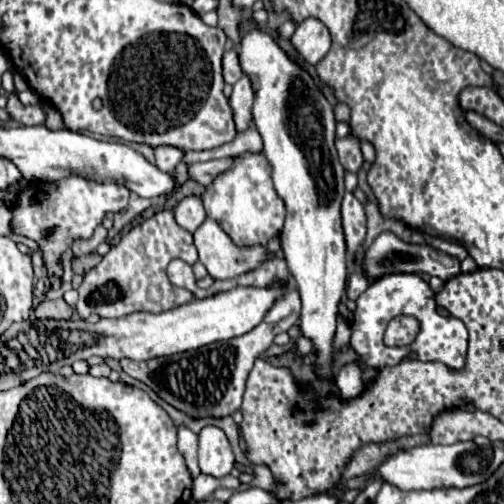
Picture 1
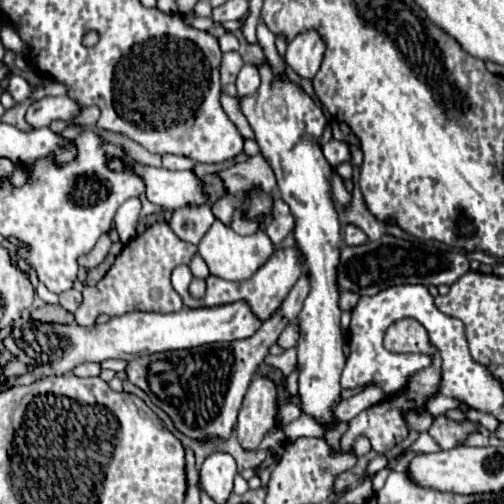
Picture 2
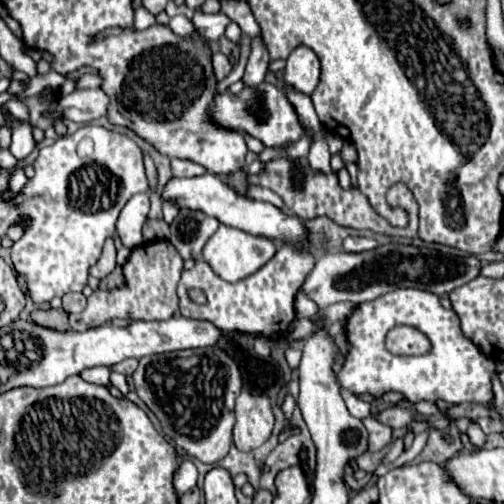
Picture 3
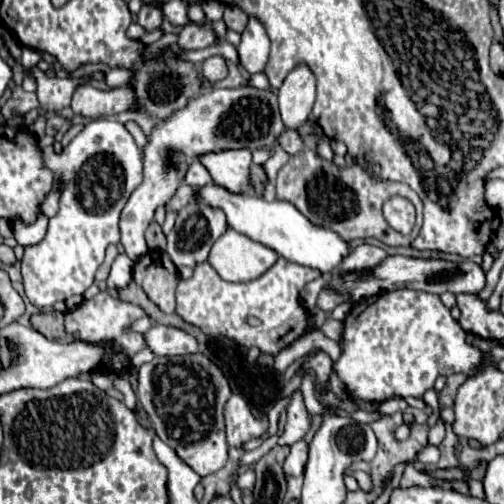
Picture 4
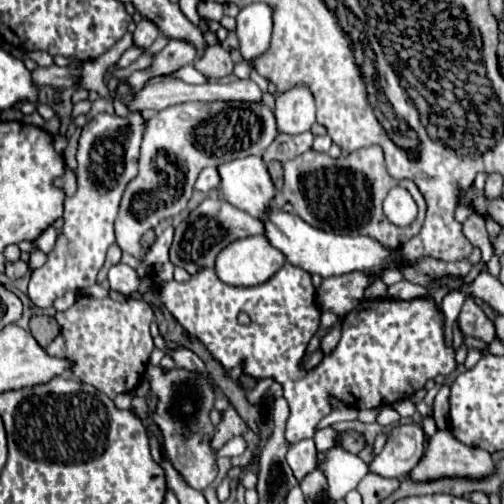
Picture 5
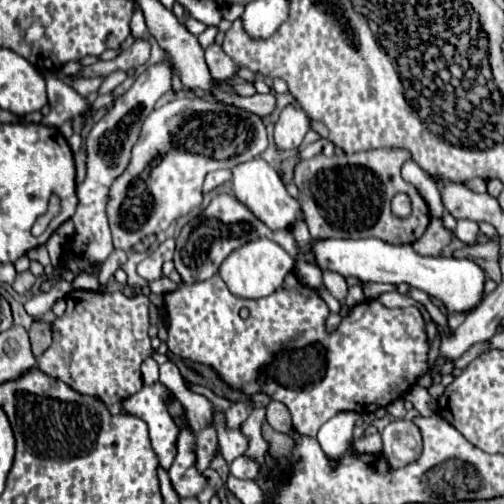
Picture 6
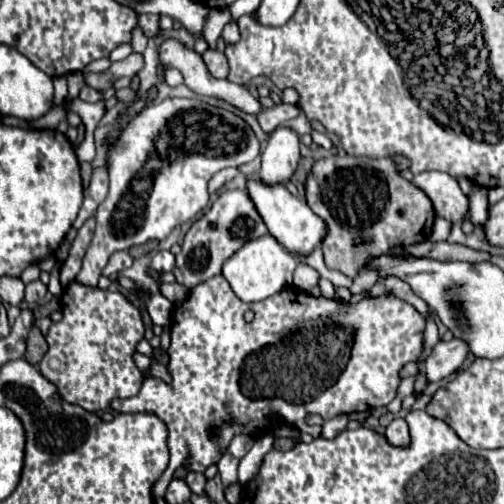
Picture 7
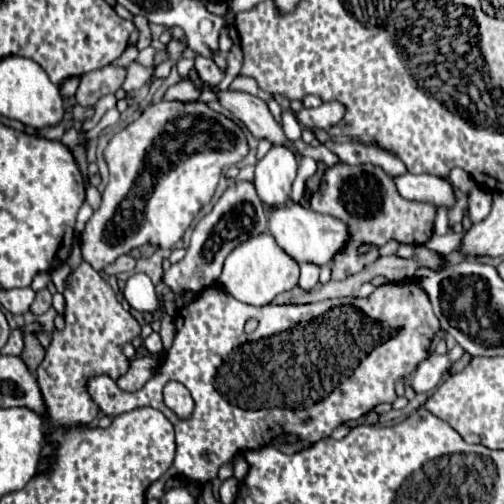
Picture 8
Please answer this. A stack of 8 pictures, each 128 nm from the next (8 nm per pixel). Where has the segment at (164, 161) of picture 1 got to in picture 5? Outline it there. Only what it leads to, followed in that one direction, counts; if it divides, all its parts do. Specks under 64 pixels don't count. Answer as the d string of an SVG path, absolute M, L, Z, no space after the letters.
M208 166L208 168L204 168L204 170L200 172L200 176L198 176L194 188L200 190L200 192L210 192L210 190L218 188L218 184L220 184L220 176L218 176L216 168Z

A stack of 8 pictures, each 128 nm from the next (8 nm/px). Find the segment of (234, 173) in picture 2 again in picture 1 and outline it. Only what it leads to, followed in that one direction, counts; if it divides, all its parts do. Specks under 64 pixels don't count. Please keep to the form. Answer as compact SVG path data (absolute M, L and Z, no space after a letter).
M224 158L224 160L208 160L208 162L196 162L196 164L190 164L188 166L188 178L190 180L196 180L200 184L210 184L214 180L216 174L224 172L224 168L228 168L230 160Z

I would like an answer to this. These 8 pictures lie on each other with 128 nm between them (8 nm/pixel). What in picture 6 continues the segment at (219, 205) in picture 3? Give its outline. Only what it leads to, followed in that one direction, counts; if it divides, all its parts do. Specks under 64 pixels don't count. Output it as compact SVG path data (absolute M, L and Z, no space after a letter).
M326 238L326 240L312 240L310 246L316 258L316 266L320 270L338 272L342 276L354 276L362 282L386 282L386 284L406 282L412 288L420 288L426 294L442 300L450 314L472 310L482 300L486 276L484 276L484 270L472 260L444 258L444 256L428 258L428 256L416 254L410 244L394 246L378 238L360 238L360 240Z

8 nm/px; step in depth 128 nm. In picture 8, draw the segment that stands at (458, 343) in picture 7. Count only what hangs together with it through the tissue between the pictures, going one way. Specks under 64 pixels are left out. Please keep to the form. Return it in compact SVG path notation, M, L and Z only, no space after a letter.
M454 346L452 350L444 352L444 354L430 354L412 374L412 388L416 390L416 394L420 392L430 392L434 390L440 380L444 378L444 374L454 366L456 360L462 358L465 351L460 346Z

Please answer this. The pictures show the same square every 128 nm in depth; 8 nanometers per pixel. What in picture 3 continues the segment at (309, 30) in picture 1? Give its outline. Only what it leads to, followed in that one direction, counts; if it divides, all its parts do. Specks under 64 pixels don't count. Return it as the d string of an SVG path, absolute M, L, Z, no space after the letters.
M308 46L294 48L286 60L284 82L292 84L294 88L300 88L300 92L304 94L312 94L318 80L320 80L320 62L314 50Z

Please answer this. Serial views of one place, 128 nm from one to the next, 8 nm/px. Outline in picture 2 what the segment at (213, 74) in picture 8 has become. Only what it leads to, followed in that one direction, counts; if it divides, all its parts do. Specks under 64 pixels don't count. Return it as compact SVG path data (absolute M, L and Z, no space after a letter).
M226 52L222 58L222 84L236 82L236 76L242 68L242 58L238 52Z

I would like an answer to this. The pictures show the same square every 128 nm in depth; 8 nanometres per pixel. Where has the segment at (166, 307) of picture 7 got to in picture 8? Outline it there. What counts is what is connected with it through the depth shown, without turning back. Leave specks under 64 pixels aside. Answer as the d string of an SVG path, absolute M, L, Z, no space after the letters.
M136 274L126 282L124 298L132 308L140 312L156 312L160 308L160 300L154 290L154 284L144 274Z

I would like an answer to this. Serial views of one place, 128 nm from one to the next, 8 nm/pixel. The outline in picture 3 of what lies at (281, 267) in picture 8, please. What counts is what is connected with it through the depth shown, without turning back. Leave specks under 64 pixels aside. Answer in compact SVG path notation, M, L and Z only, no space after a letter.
M220 224L214 236L206 242L202 250L202 258L208 262L208 266L226 282L238 282L256 270L260 270L276 252L276 246L272 240L264 236L252 236L248 232L240 232L236 228L228 228L226 224Z

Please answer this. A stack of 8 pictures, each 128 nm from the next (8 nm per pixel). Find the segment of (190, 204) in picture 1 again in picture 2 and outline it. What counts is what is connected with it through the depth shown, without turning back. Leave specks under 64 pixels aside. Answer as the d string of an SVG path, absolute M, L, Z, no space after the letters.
M200 204L200 206L184 206L174 210L170 218L170 228L176 232L186 242L198 244L204 236L204 232L212 226L214 214L210 210L210 204Z

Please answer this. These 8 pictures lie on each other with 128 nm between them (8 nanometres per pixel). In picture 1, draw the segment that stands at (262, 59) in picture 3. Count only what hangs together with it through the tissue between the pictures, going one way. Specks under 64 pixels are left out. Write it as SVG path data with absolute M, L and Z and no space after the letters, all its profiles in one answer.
M242 76L234 84L234 90L232 90L232 96L230 96L230 108L234 112L236 132L248 130L248 126L252 122L252 102L254 102L254 92L252 92L250 80L246 76Z

